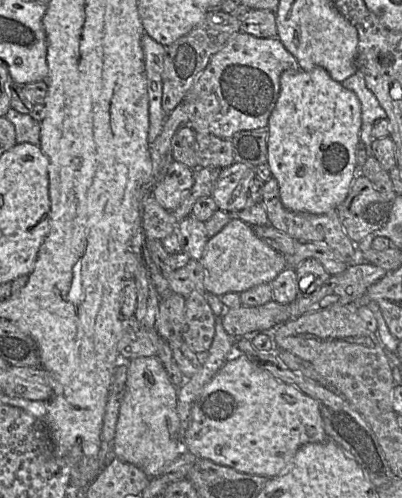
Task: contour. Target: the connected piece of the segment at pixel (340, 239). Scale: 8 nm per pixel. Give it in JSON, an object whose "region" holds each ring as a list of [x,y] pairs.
{"region":[[[271,176],[264,182],[262,190],[262,204],[264,205],[269,222],[275,228],[287,233],[300,242],[323,241],[339,254],[348,264],[365,262],[358,252],[355,243],[345,233],[339,221],[337,210],[325,214],[312,214],[302,211],[292,211],[284,207],[280,199],[279,187],[276,178]]]}

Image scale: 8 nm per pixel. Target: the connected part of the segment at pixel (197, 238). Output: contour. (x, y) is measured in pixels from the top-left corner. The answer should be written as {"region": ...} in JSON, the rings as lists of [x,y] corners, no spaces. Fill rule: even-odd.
{"region":[[[190,214],[177,223],[176,230],[179,234],[181,251],[187,253],[191,259],[200,260],[209,238],[205,223]]]}

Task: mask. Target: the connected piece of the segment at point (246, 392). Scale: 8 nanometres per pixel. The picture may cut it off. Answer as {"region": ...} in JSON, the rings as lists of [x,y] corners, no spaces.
{"region":[[[246,355],[227,361],[196,399],[186,433],[188,451],[199,459],[208,459],[247,474],[269,479],[285,472],[299,448],[307,443],[327,440],[317,401],[297,387],[276,379],[256,366]]]}

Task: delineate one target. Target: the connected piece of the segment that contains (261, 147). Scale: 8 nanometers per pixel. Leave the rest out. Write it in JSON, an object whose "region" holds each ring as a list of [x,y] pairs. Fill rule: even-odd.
{"region":[[[268,128],[242,130],[231,137],[234,162],[258,166],[267,162]]]}

